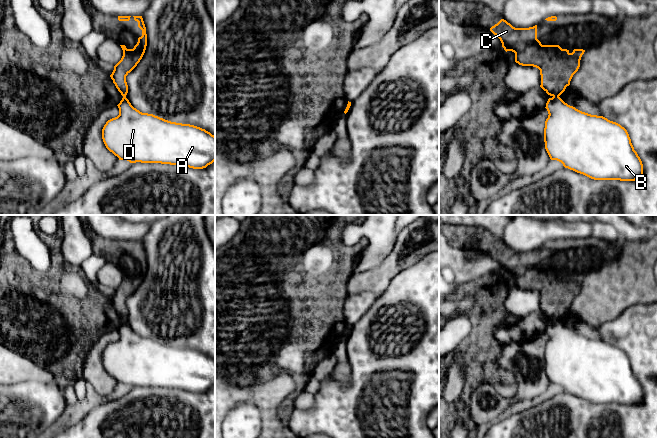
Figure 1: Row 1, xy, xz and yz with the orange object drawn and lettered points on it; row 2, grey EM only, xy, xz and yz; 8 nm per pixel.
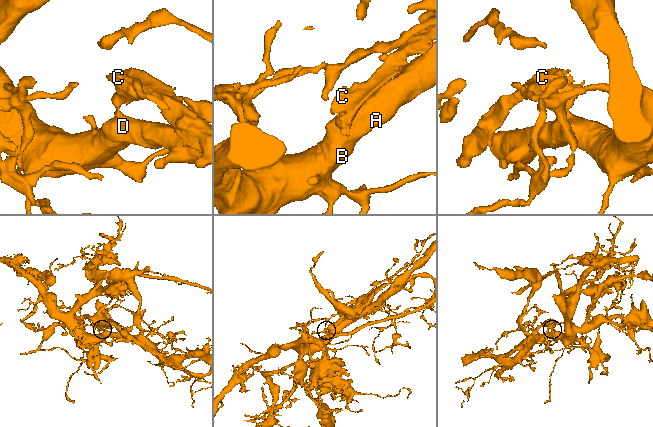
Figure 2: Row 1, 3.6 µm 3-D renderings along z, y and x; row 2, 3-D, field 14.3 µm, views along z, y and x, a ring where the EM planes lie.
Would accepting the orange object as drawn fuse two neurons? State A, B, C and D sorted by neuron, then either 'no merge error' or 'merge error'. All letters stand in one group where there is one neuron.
A B D / C; merge error

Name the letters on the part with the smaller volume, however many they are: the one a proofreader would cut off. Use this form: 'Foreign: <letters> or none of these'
Foreign: C

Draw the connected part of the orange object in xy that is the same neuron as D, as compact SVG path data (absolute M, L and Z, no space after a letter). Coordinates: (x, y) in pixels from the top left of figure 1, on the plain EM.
M126 321L117 329L119 339L106 346L102 363L119 384L130 387L161 387L203 393L215 385L215 360L200 351L171 346L134 332Z

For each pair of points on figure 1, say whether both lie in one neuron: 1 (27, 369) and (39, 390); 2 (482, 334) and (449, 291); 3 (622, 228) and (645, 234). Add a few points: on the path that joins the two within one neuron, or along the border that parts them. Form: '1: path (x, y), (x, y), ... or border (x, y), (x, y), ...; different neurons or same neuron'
1: border (31, 379), (10, 384); different neurons
2: border (458, 286), (452, 296); different neurons
3: path (628, 232), (639, 234); same neuron

